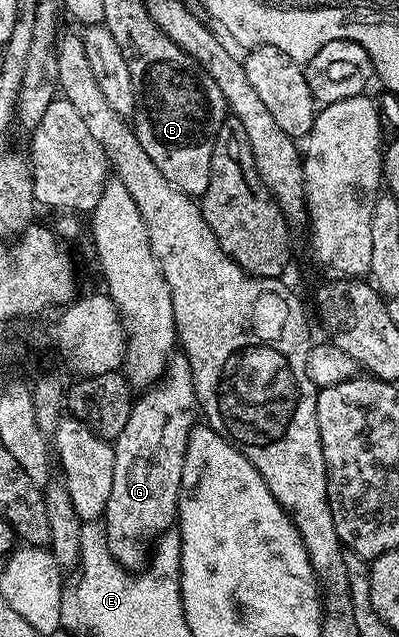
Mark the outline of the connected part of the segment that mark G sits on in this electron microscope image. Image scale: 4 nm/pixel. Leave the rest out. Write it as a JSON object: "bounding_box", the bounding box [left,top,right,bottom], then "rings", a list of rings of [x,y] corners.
{"bounding_box":[102,352,200,572],"rings":[[[182,352],[172,354],[162,378],[140,394],[143,395],[140,398],[138,395],[131,403],[129,421],[125,423],[121,436],[113,440],[113,489],[109,492],[107,511],[102,516],[109,552],[132,572],[137,572],[147,565],[153,550],[152,544],[159,535],[168,533],[176,525],[181,468],[185,468],[185,448],[189,444],[189,432],[197,424],[197,415],[200,413],[191,365]]]}

